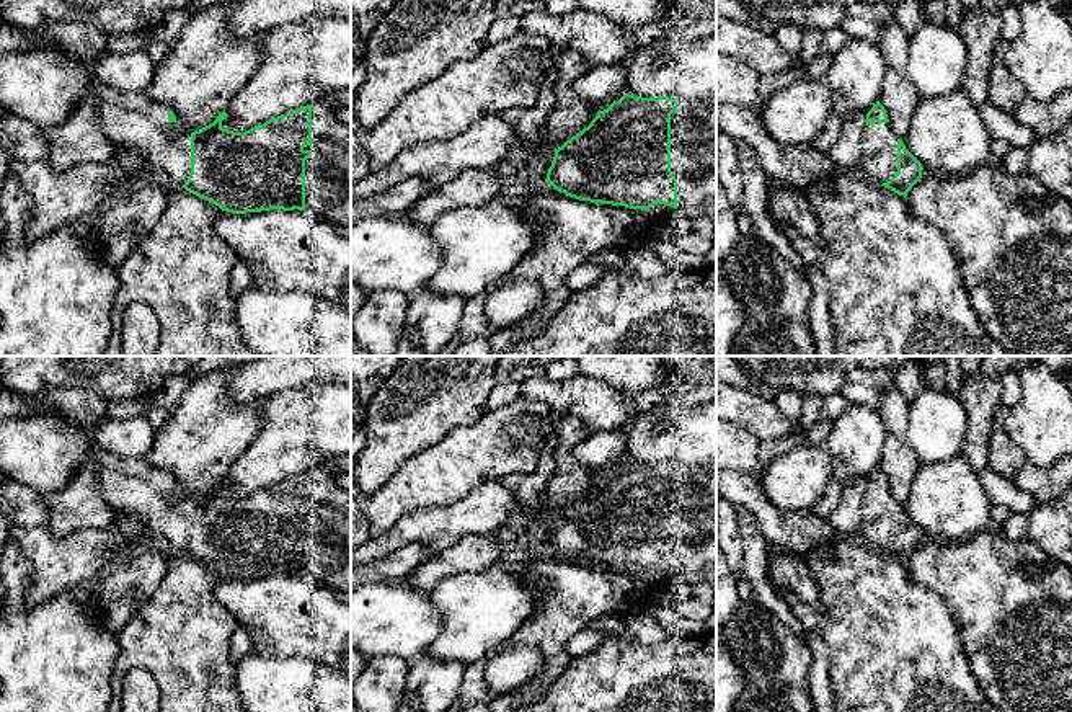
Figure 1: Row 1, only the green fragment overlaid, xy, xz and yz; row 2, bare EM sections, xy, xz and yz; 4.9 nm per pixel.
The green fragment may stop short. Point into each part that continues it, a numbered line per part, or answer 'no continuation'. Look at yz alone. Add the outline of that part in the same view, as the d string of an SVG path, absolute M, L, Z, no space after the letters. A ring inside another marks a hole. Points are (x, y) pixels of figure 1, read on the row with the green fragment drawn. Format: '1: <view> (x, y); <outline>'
1: yz (880, 144); M889 122L866 126L862 145L862 168L876 185L889 181L897 171L897 139Z

